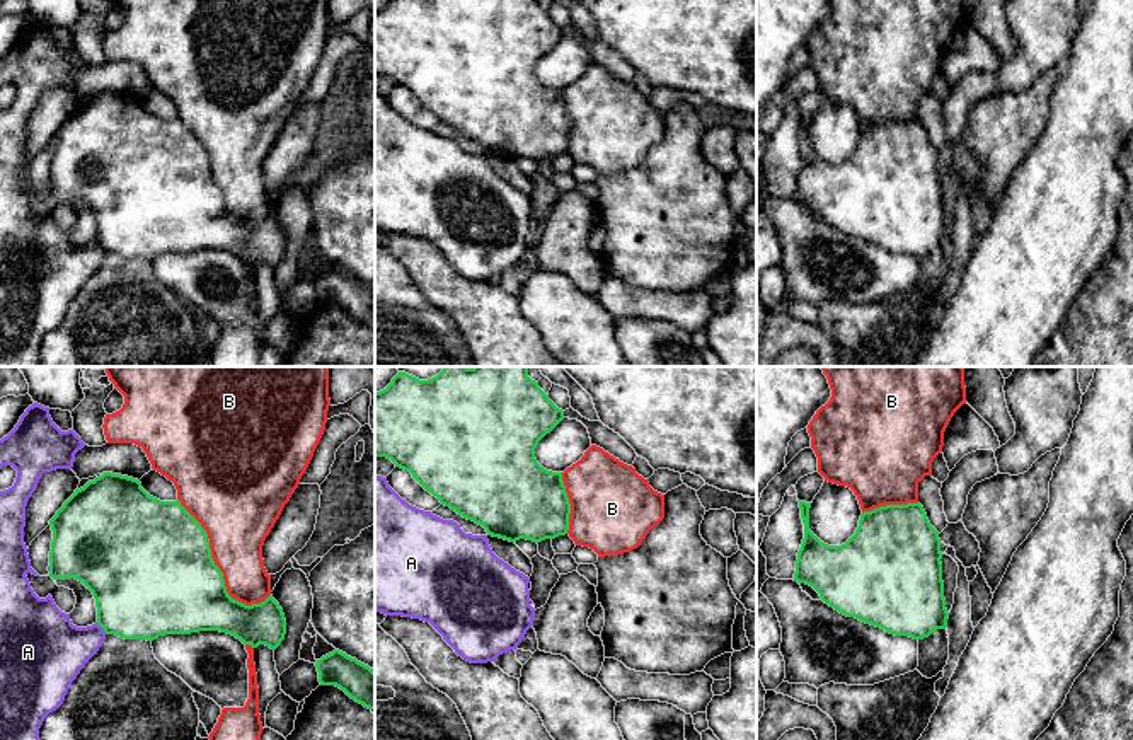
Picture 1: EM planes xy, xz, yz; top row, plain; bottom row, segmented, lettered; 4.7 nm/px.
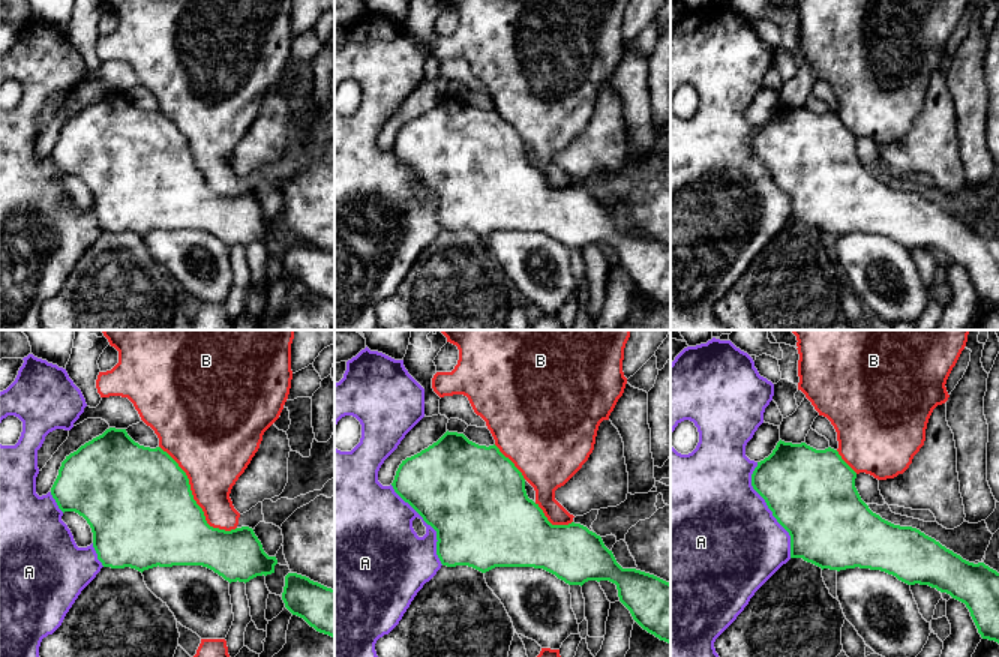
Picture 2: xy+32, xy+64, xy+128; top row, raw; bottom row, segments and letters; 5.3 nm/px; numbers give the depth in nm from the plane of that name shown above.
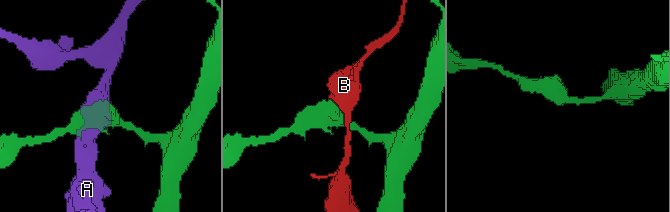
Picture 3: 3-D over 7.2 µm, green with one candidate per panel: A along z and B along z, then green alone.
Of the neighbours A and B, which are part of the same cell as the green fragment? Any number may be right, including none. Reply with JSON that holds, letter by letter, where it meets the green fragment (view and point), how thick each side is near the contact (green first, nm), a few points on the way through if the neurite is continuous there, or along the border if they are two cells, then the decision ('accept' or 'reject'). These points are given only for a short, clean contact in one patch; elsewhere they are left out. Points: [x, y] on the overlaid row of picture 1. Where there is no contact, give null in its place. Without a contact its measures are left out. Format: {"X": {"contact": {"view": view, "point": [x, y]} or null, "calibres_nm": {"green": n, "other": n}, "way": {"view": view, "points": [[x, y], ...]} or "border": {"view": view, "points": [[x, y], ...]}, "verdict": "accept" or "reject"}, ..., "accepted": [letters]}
{"A": {"contact": {"view": "xy", "point": [101, 626]}, "calibres_nm": {"green": 440, "other": 300}, "verdict": "reject"}, "B": {"contact": {"view": "xy", "point": [213, 563]}, "calibres_nm": {"green": 500, "other": 320}, "verdict": "accept"}, "accepted": ["B"]}

